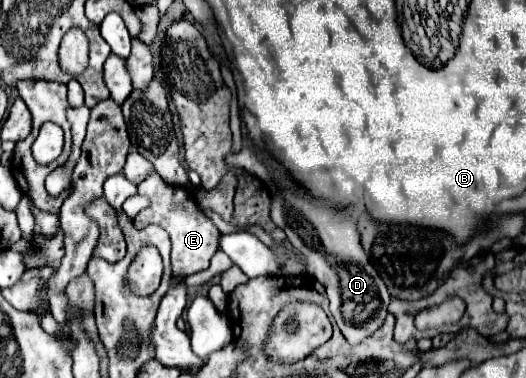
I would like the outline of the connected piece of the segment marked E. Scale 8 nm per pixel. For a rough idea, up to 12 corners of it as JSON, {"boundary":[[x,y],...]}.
{"boundary":[[156,172],[138,184],[152,204],[136,228],[158,224],[172,238],[172,270],[210,266],[222,234],[190,194]]}

